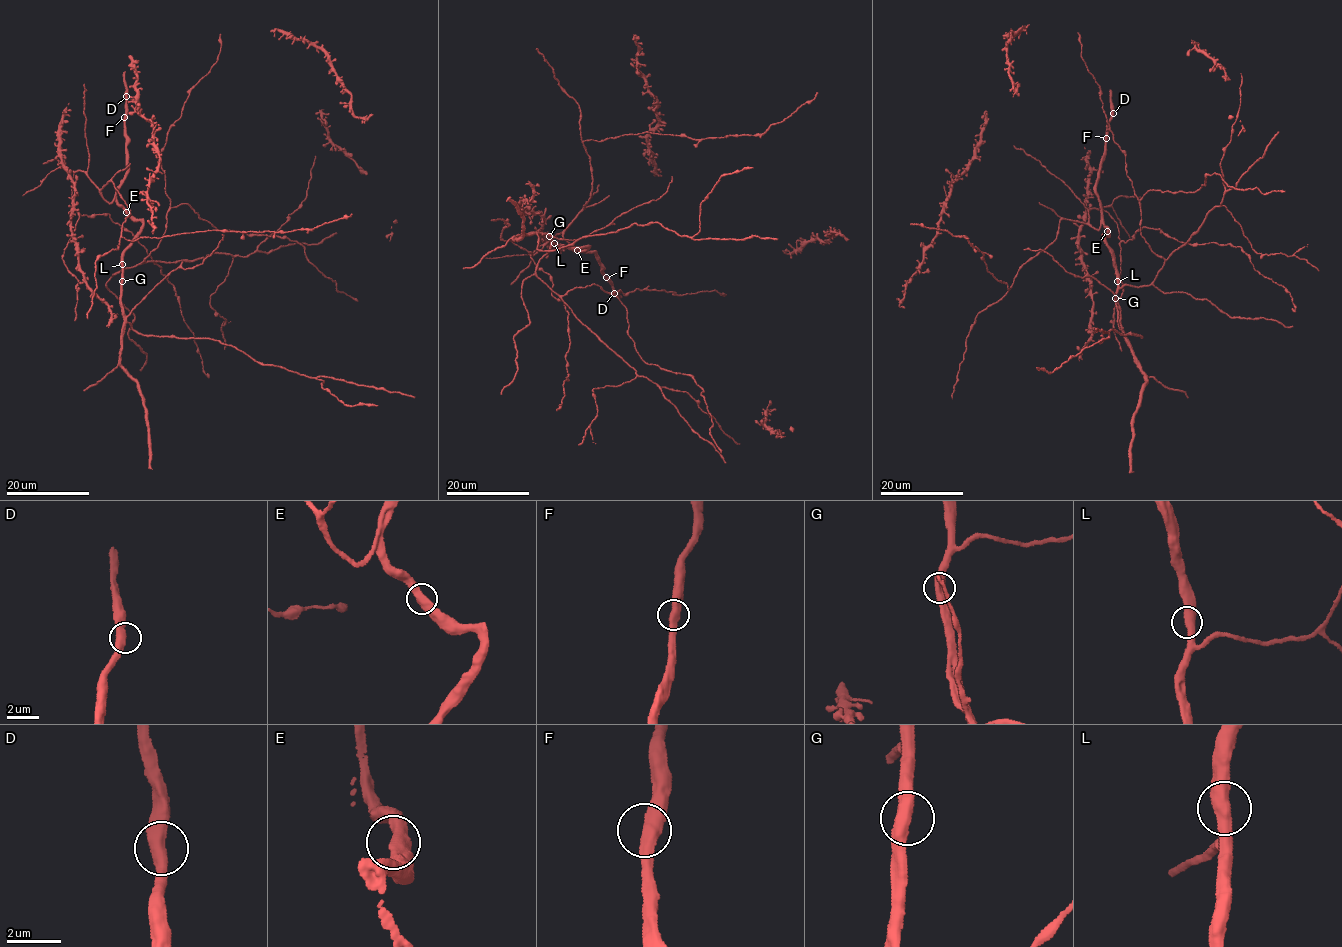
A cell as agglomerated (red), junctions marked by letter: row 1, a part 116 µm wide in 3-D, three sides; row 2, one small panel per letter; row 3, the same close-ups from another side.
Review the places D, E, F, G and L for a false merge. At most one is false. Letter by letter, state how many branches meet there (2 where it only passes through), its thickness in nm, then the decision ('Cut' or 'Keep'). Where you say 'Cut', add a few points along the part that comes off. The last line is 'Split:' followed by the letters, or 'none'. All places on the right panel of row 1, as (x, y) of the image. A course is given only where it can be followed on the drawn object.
D: Branches: 2. Thickness 500 nm. Keep
E: Branches: 2. Thickness 500 nm. Keep
F: Branches: 2. Thickness 500 nm. Keep
G: Branches: 2. Thickness 500 nm. Keep
L: Branches: 2. Thickness 500 nm. Keep
Split: none

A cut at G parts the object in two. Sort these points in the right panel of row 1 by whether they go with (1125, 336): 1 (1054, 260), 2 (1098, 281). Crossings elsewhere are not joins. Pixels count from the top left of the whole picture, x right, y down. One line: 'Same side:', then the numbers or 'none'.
Same side: 1, 2

